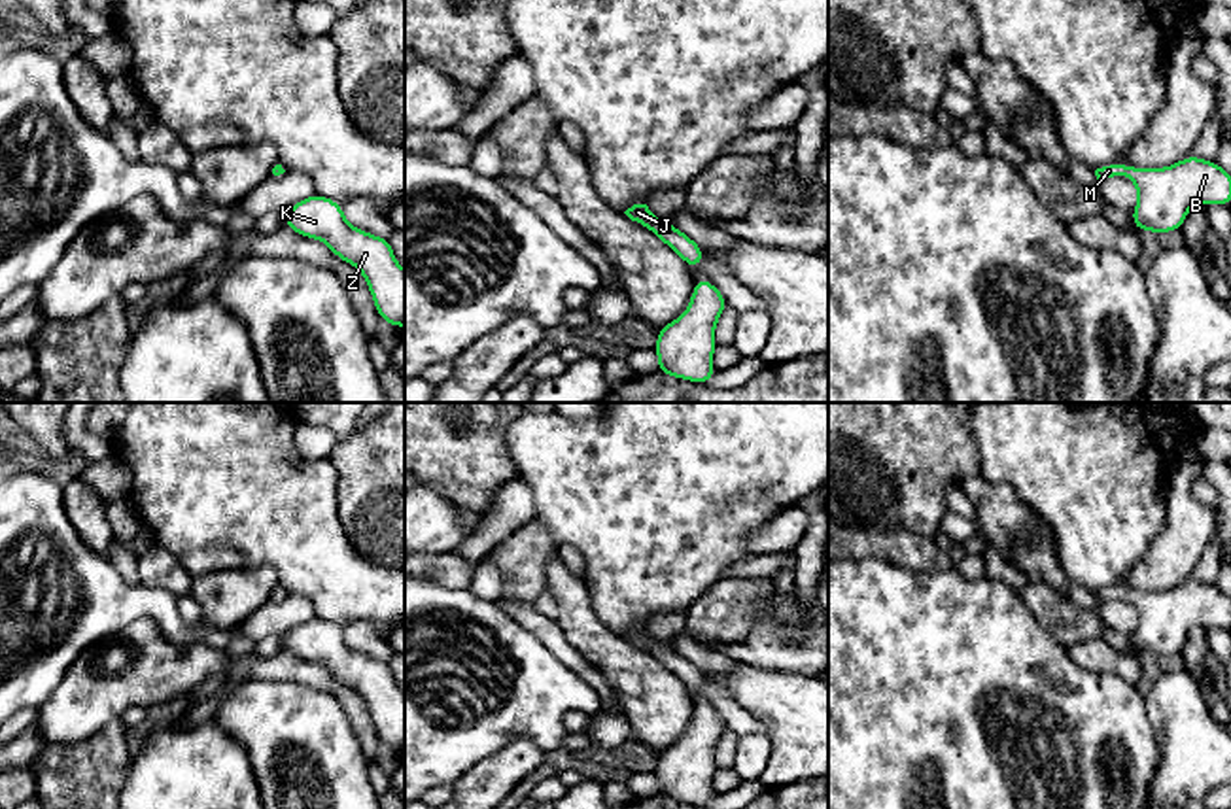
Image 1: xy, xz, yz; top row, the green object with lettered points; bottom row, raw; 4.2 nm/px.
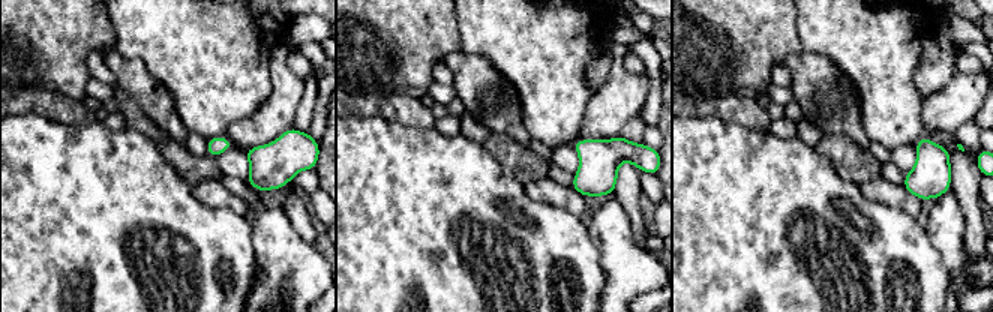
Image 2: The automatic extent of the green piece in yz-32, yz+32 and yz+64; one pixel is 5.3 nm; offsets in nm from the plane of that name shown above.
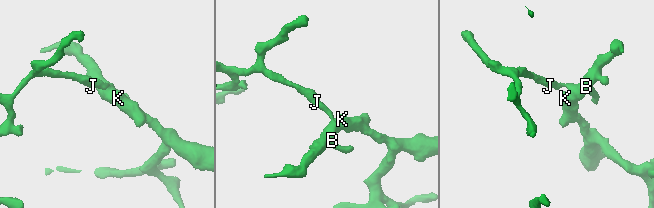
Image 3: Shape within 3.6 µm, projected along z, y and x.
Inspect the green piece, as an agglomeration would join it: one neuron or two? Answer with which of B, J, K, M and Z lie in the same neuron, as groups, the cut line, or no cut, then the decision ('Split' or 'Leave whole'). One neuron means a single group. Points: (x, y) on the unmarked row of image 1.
Groups: B J K M Z. No split. Leave whole

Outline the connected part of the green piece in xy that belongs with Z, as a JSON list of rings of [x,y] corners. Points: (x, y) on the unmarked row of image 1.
[[[320,616],[287,631],[284,648],[304,662],[325,665],[340,684],[354,688],[365,699],[382,745],[405,750],[405,694],[390,662],[352,650],[342,628]]]

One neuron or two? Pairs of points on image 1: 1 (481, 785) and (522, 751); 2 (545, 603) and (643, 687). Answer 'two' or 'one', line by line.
1: one
2: two

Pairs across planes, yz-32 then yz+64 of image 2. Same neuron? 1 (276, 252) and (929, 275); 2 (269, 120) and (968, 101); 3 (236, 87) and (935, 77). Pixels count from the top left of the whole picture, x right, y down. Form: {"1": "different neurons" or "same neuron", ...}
{"1": "different neurons", "2": "same neuron", "3": "different neurons"}

